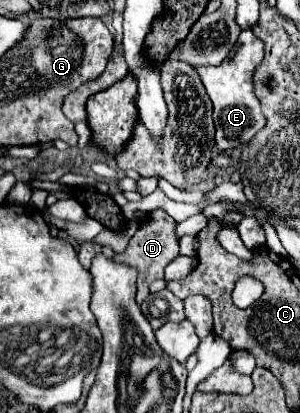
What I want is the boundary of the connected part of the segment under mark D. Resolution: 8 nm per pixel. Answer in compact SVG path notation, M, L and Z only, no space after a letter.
M161 208L153 210L147 214L145 220L139 222L139 230L135 232L135 236L131 238L129 246L125 248L125 252L115 254L113 260L131 264L139 270L139 280L137 280L137 300L145 300L149 294L149 284L153 280L163 278L163 270L165 266L175 260L179 256L179 240L175 236L175 220Z

